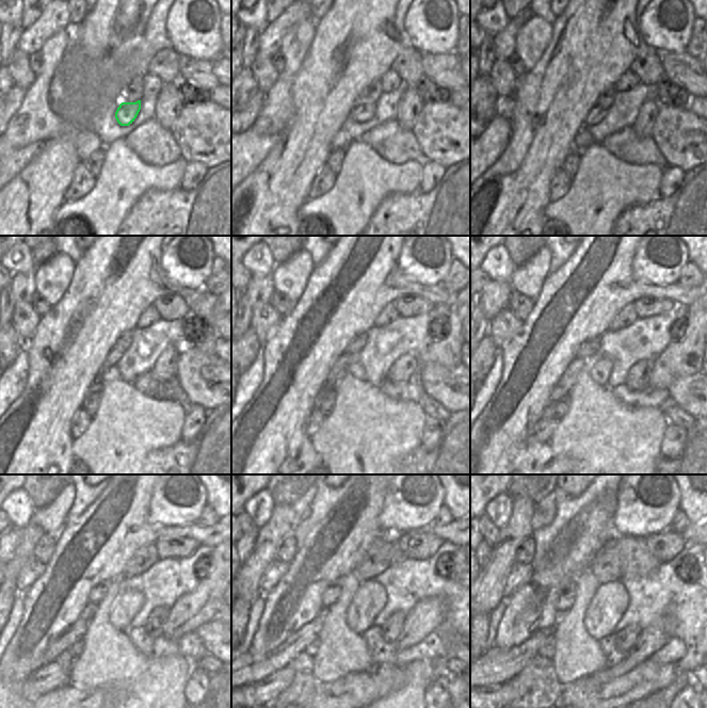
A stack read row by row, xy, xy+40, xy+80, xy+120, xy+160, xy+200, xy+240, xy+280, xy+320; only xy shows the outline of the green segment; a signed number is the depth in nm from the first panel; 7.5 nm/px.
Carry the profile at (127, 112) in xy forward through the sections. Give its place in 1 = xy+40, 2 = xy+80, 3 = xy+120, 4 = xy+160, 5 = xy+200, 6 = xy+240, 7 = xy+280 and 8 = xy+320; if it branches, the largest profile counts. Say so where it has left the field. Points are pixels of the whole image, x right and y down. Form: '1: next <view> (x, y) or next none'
1: next xy+40 (362, 113)
2: next xy+80 (596, 114)
3: next xy+120 (114, 356)
4: next xy+160 (337, 371)
5: next xy+200 (561, 390)
6: next xy+240 (77, 630)
7: next xy+280 (253, 671)
8: next xy+320 (496, 665)

